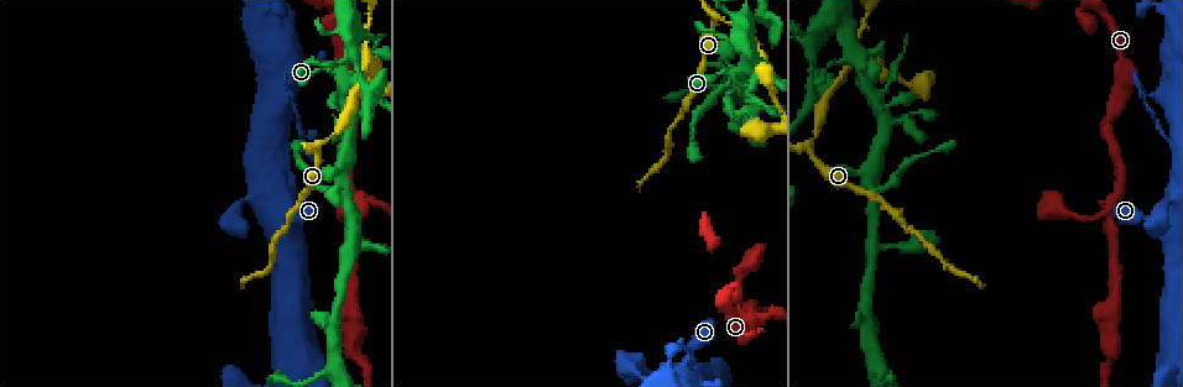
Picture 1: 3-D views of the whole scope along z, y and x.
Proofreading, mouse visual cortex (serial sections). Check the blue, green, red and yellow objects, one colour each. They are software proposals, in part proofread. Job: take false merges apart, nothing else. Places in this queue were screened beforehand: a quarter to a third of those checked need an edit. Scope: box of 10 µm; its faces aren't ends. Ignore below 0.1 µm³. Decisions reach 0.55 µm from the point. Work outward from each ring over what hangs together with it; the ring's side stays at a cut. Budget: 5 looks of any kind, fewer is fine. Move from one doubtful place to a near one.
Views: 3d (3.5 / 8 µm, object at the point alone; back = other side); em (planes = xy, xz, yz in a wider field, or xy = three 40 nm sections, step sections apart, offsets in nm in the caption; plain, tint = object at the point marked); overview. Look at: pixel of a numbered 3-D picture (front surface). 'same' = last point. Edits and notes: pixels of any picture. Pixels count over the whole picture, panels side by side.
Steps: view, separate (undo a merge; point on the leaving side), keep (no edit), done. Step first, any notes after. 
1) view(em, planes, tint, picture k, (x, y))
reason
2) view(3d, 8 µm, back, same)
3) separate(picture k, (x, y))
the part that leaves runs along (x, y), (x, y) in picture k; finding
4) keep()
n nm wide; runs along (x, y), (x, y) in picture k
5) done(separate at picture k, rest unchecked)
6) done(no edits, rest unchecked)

view(3d, 8 µm, picture 1, (1116, 204))
looks like a crossing

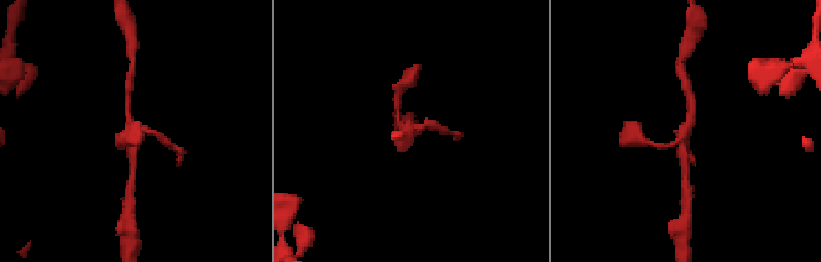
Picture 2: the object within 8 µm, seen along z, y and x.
view(em, planes, tint, same)
4 arms; arms of 150, 200, 200, 250 nm

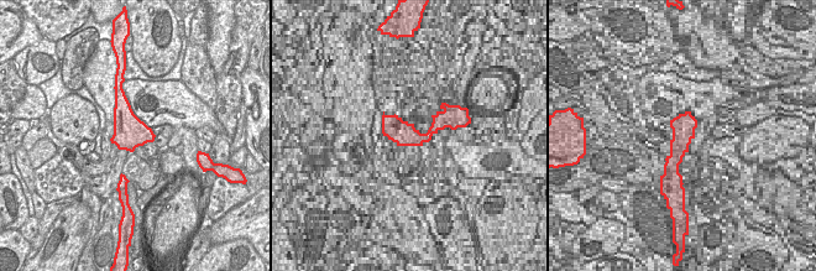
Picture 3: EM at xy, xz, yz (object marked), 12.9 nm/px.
keep()
all the same cell

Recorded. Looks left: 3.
view(3d, 3.5 µm, back, picture 1, (687, 362))
sharp bend

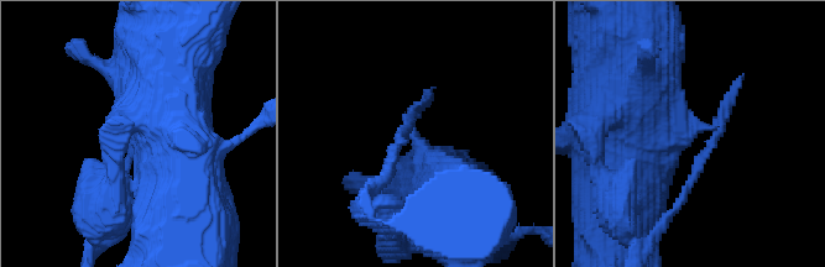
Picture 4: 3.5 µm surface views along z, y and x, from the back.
view(em, xy, step 1, tint, picture 4, (685, 126))
shape alone is not enough

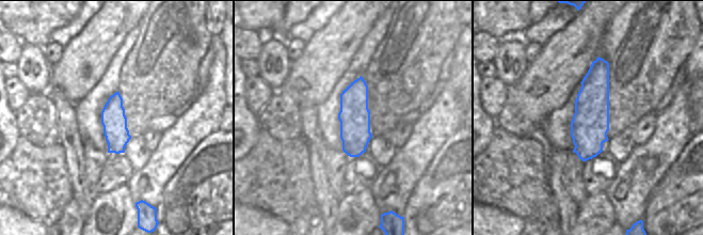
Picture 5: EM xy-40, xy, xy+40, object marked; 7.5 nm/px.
keep()
runs along (448, 192), (411, 113), (400, 135) in picture 4; continuous, no second cell

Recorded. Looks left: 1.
done(no edits, rest unchecked)

